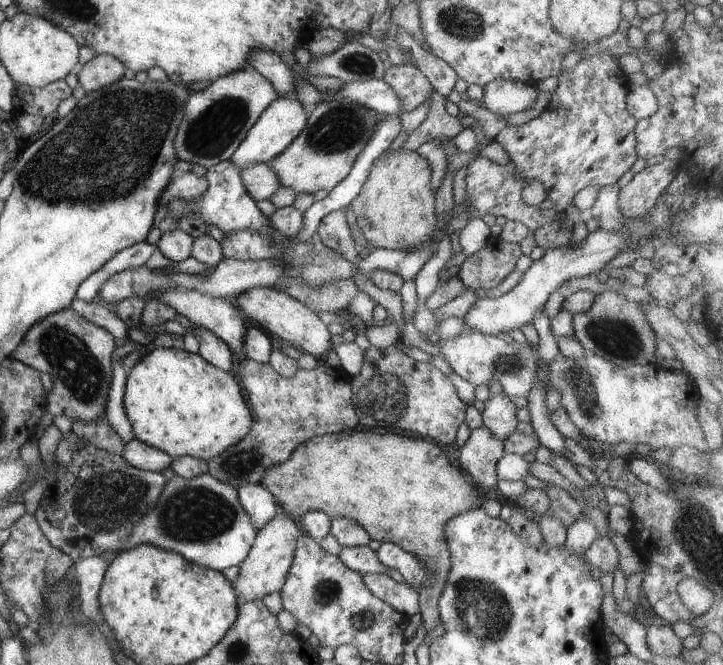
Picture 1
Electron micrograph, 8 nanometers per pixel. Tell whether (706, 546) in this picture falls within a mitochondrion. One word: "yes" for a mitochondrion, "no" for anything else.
yes

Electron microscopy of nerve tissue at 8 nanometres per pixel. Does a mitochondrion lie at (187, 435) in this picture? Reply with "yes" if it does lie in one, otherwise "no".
no

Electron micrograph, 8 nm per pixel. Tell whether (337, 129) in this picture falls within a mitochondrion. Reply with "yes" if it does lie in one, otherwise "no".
yes

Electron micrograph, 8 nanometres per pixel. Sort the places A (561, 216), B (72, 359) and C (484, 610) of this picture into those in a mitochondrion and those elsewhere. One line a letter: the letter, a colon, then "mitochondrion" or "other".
A: other
B: mitochondrion
C: mitochondrion

